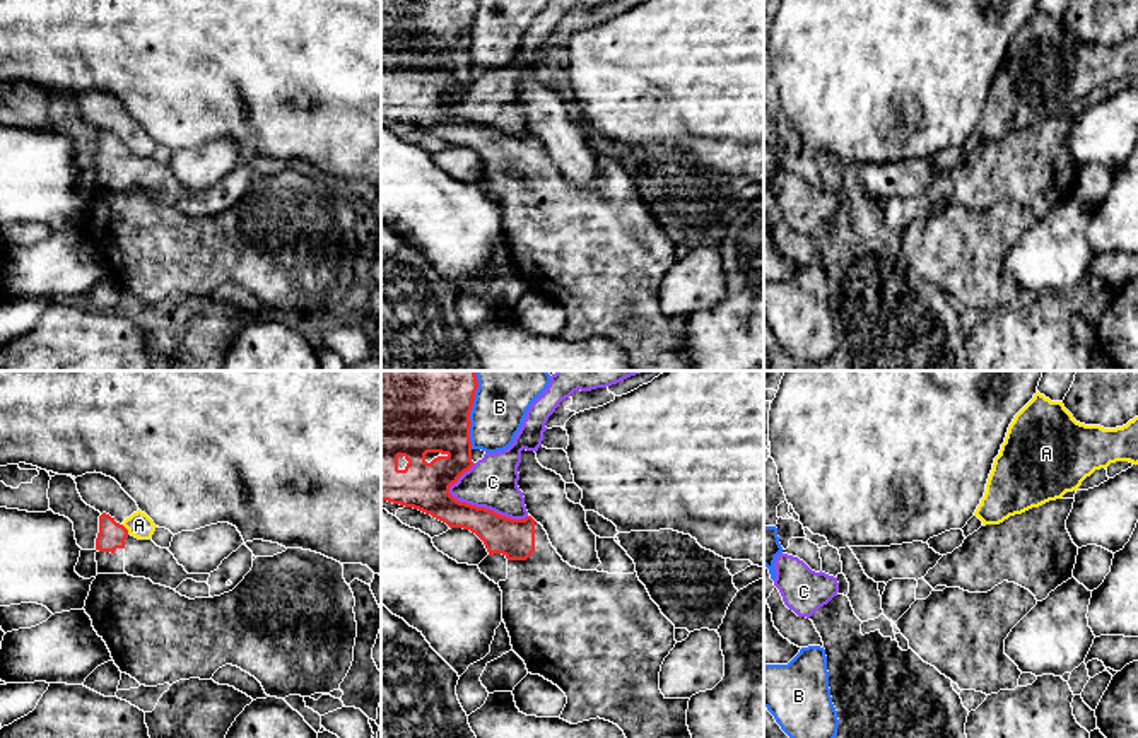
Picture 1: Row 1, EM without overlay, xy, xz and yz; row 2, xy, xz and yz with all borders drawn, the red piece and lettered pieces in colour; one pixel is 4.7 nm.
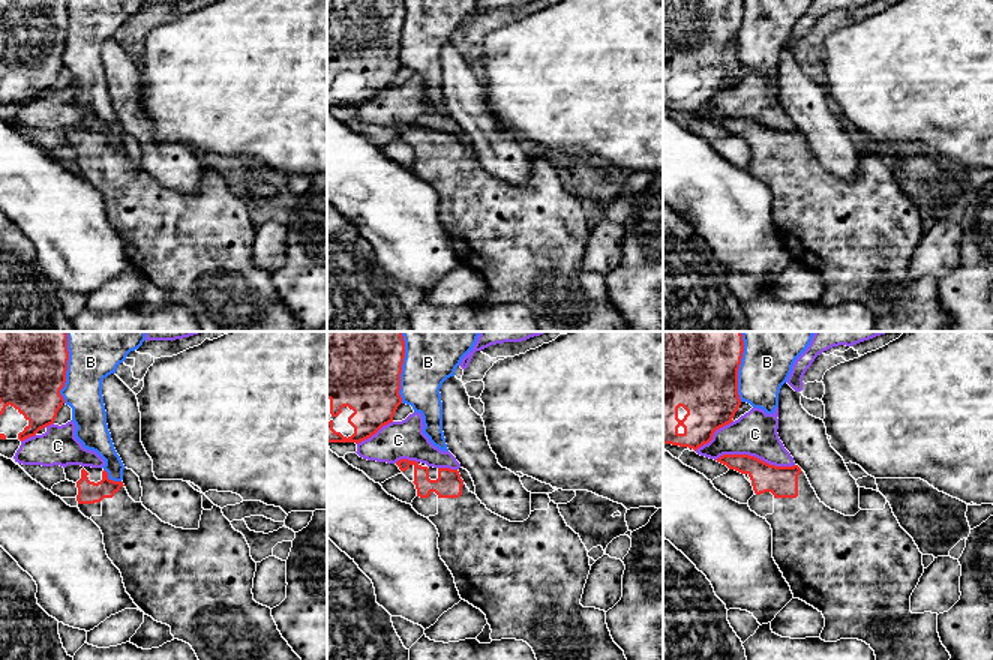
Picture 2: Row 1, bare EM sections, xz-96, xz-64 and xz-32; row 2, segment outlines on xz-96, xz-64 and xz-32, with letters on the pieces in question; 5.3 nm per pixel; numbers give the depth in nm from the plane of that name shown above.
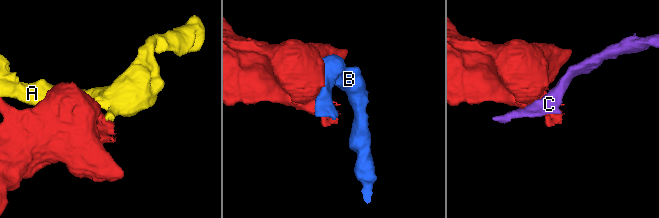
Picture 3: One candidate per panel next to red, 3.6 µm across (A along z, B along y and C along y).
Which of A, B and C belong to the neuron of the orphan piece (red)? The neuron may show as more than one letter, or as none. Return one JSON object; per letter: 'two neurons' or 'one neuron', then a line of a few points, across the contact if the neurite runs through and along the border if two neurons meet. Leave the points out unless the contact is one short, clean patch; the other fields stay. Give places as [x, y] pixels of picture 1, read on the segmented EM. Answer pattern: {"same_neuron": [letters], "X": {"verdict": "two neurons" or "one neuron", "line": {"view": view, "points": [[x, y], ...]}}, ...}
{"same_neuron": [], "A": {"verdict": "two neurons", "line": {"view": "xy", "points": [[122, 525], [129, 532]]}}, "B": {"verdict": "two neurons"}, "C": {"verdict": "two neurons"}}

